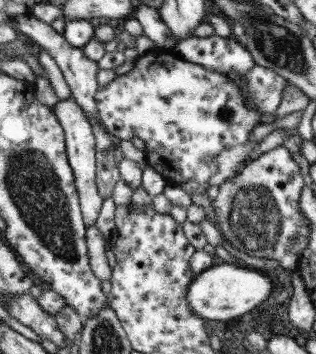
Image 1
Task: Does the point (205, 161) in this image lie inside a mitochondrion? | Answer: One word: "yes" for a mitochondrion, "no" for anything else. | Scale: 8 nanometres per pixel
yes

